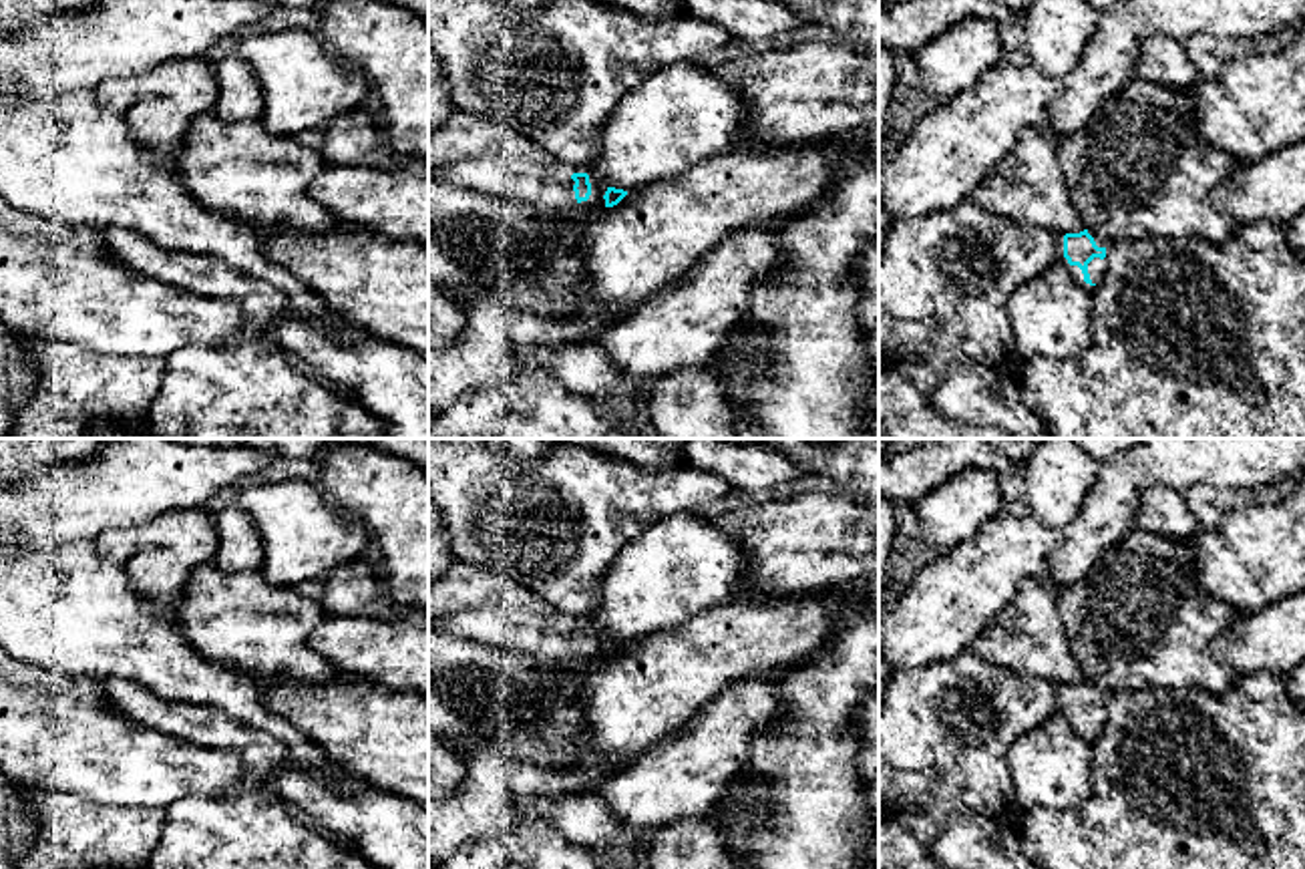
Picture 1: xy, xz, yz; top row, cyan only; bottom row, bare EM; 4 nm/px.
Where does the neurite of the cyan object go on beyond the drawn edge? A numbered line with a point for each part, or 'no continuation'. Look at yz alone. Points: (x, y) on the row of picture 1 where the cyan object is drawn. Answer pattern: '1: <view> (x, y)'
1: yz (1074, 270)

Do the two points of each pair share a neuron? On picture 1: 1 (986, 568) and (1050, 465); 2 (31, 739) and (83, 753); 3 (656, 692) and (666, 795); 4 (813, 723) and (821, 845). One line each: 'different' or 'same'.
1: different
2: same
3: different
4: same

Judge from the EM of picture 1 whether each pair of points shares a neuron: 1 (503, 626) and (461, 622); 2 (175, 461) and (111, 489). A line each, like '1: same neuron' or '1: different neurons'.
1: same neuron
2: same neuron

